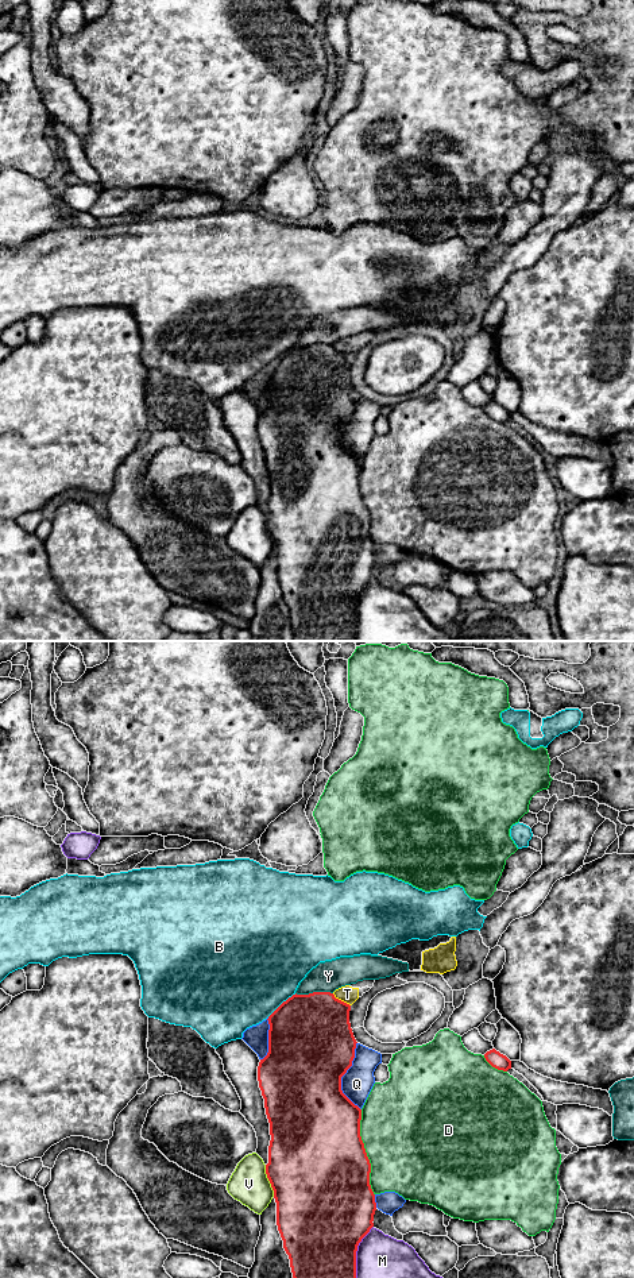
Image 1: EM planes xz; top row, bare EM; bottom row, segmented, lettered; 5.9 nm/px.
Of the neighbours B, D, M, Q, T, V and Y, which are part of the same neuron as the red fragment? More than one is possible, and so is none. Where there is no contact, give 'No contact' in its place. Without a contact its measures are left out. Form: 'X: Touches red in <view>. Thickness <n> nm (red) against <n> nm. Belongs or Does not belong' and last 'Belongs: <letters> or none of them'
B: Touches red in xz. Thickness 480 nm (red) against 500 nm. Does not belong
D: Touches red in xz. Thickness 500 nm (red) against 500 nm. Does not belong
M: Touches red in xz. Thickness 480 nm (red) against 260 nm. Does not belong
Q: Touches red in xz. Thickness 500 nm (red) against 190 nm. Does not belong
T: Touches red in xz. Thickness 460 nm (red) against 100 nm. Does not belong
V: Touches red in xz. Thickness 500 nm (red) against 240 nm. Does not belong
Y: Touches red in xz. Thickness 480 nm (red) against 180 nm. Does not belong
Belongs: none of them

